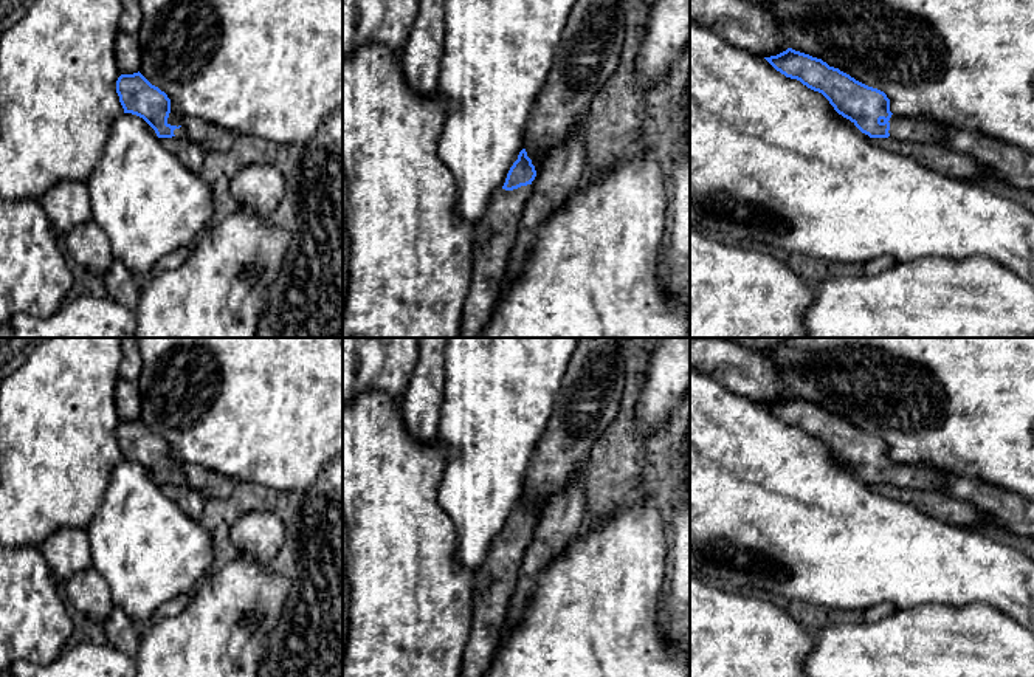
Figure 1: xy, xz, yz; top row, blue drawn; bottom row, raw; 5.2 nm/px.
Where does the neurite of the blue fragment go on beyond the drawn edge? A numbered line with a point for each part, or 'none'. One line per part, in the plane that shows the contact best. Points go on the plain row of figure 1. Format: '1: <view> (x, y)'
1: xy (174, 467)

